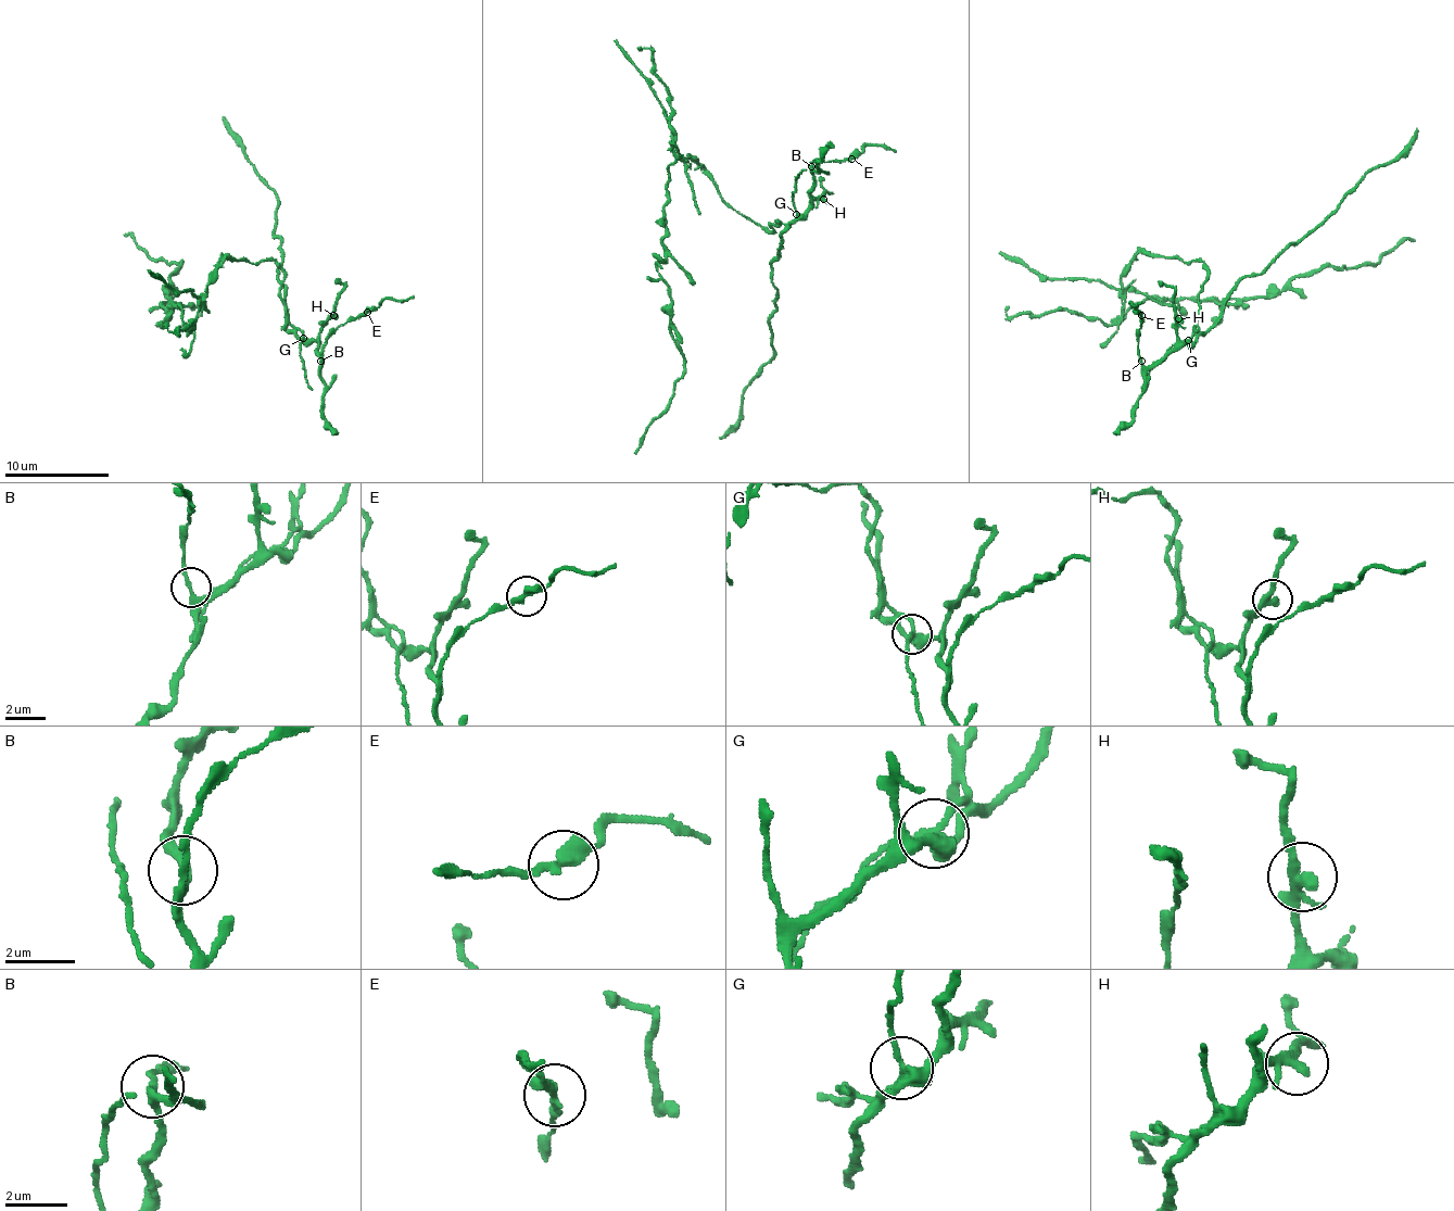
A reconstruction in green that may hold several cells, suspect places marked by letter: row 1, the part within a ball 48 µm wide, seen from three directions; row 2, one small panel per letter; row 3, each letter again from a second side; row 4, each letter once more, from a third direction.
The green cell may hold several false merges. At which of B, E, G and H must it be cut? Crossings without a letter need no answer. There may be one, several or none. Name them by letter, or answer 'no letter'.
G

